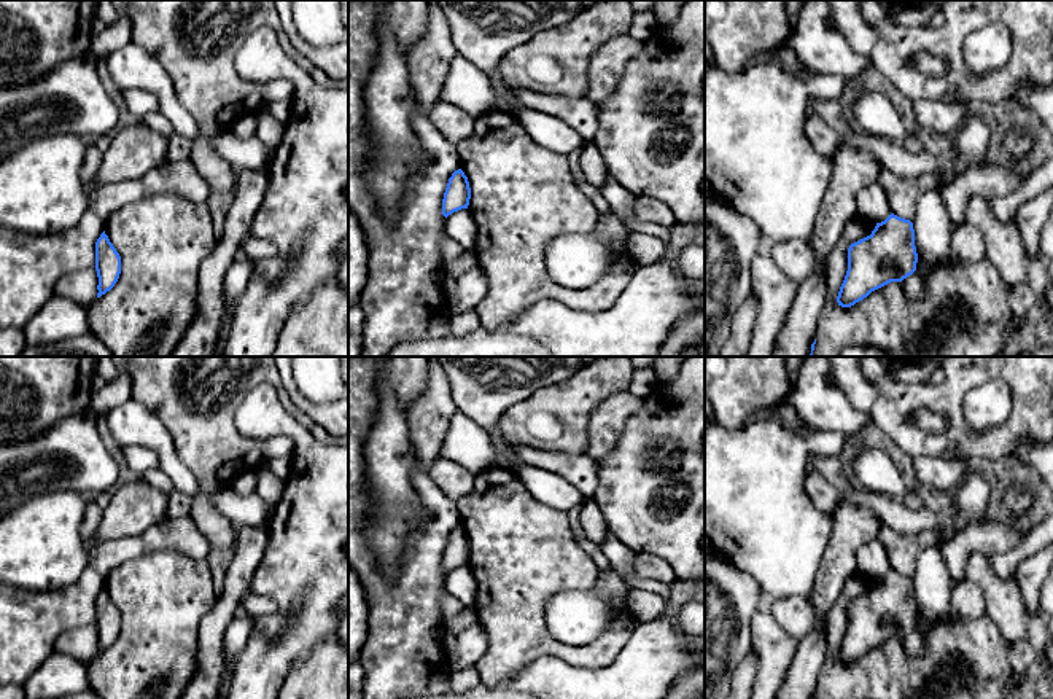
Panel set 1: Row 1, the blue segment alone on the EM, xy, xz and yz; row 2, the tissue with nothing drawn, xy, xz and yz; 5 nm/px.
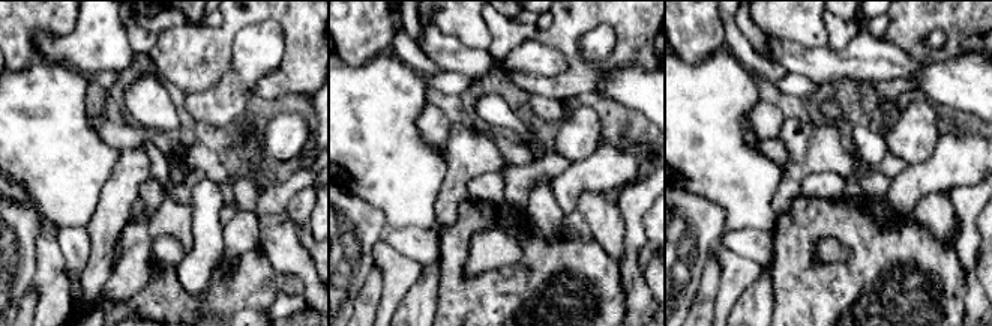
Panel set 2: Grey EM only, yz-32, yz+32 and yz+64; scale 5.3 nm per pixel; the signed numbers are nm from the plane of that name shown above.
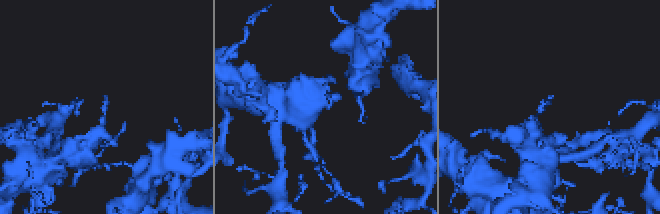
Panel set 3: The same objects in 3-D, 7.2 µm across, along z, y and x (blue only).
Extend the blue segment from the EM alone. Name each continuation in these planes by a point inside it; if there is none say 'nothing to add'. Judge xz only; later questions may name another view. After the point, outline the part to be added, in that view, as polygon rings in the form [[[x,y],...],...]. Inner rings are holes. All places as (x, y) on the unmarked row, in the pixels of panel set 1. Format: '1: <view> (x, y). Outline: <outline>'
nothing to add

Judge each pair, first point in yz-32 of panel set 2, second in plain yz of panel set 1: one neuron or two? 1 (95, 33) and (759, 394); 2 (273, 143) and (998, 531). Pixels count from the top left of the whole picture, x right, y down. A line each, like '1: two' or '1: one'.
1: two
2: two

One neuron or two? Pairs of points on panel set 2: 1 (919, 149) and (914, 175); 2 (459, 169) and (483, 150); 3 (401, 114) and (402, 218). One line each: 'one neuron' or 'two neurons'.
1: two neurons
2: one neuron
3: one neuron

